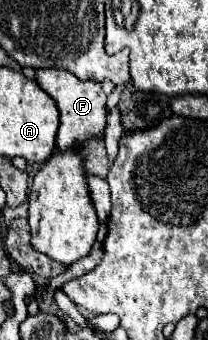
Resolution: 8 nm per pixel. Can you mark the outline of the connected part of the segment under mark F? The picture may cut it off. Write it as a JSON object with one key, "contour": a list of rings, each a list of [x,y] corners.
{"contour":[[[56,68],[36,70],[36,82],[54,98],[60,110],[60,130],[56,136],[56,146],[60,150],[68,150],[76,142],[86,142],[88,138],[102,134],[106,126],[106,94],[102,92],[98,82],[82,82],[70,72]]]}

